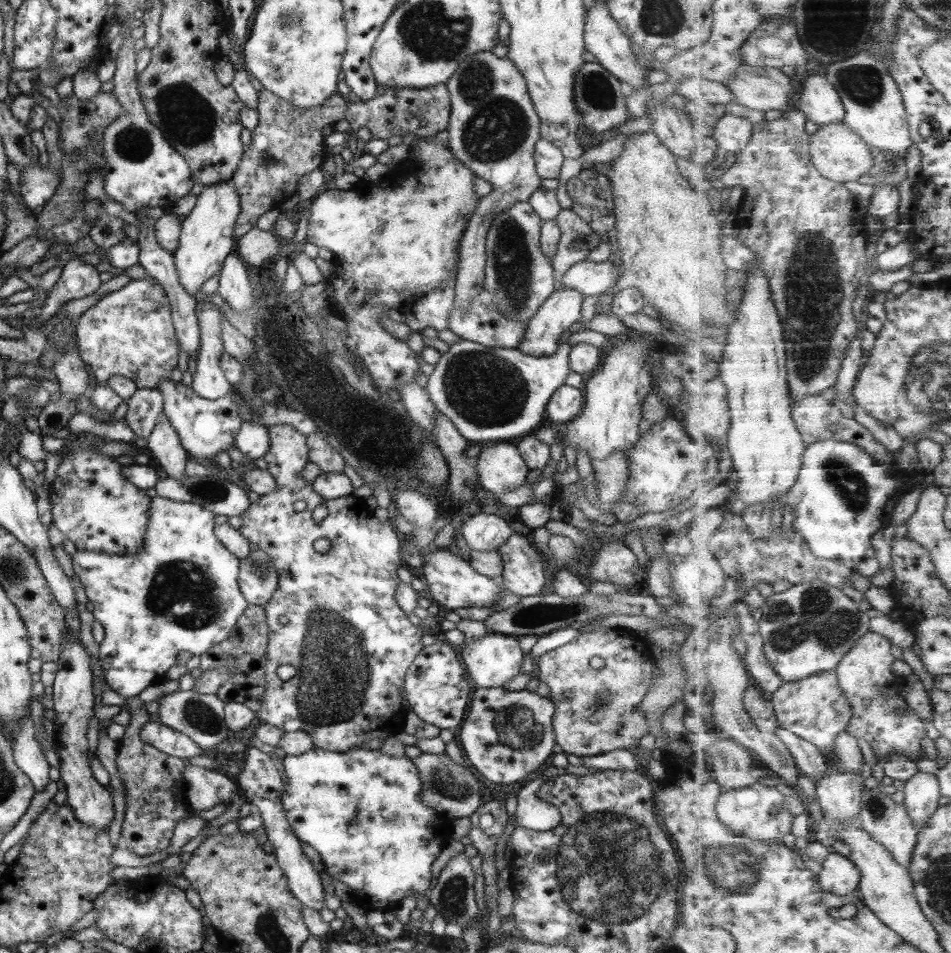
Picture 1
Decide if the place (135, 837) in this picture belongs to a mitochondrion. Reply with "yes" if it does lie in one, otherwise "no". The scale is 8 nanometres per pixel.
no

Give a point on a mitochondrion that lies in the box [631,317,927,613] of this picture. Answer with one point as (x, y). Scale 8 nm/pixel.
(851, 485)

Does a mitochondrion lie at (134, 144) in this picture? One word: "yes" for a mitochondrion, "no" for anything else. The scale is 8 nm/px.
yes

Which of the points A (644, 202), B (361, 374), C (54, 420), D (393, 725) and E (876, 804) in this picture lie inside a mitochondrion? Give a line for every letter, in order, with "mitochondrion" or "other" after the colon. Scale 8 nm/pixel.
A: other
B: mitochondrion
C: mitochondrion
D: other
E: mitochondrion

